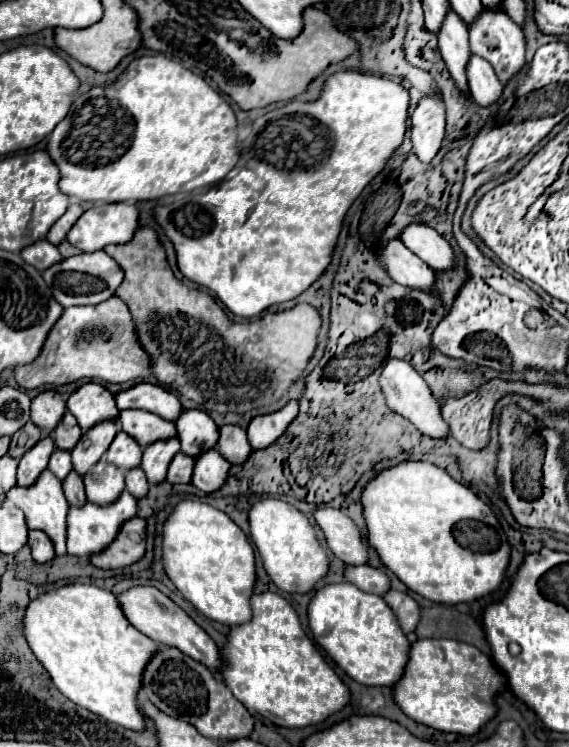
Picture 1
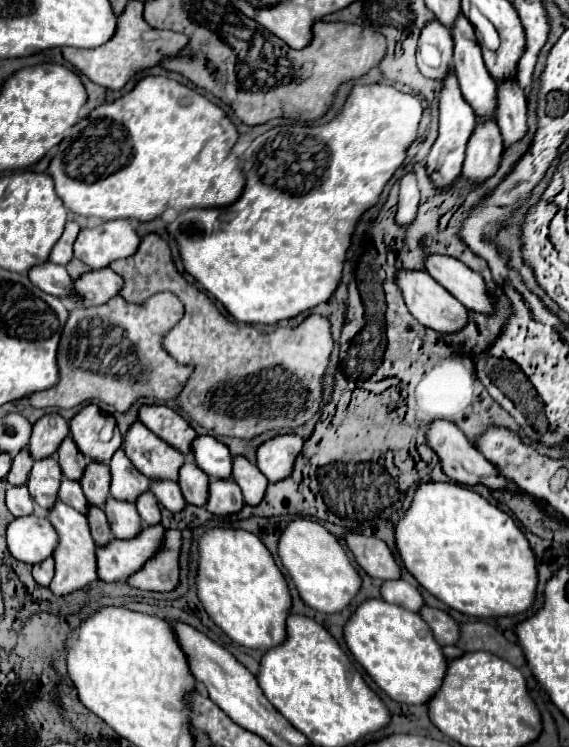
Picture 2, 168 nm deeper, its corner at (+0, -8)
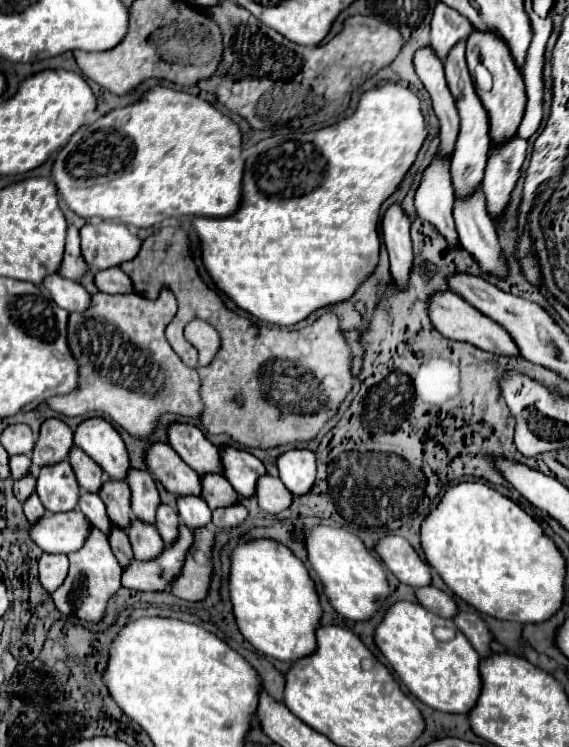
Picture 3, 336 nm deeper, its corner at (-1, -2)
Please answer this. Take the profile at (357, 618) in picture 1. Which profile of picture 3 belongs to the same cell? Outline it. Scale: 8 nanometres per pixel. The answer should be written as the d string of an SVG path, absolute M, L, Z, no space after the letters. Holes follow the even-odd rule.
M397 602L377 626L375 642L383 656L391 662L395 674L421 702L441 712L469 714L483 686L479 672L481 656L467 642L467 636L459 628L453 640L441 642L433 634L435 626L455 628L453 620L439 618L417 602Z

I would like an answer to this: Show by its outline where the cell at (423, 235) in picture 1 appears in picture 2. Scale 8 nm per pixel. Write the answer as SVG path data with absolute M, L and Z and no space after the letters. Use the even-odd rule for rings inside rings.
M426 256L424 270L442 284L454 298L458 298L468 310L474 312L490 312L494 302L486 292L482 274L466 268L460 260L452 256Z

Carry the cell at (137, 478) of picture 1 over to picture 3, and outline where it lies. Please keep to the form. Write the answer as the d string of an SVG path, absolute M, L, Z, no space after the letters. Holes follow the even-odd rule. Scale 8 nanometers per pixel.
M165 504L157 508L157 530L165 542L175 542L175 534L179 534L179 516L173 508Z

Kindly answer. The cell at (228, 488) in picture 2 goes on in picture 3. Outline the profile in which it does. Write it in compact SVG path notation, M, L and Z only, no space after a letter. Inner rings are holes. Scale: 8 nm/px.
M243 504L231 506L231 508L221 508L221 510L213 510L213 524L221 530L231 530L235 526L239 526L243 520L247 518L247 508Z

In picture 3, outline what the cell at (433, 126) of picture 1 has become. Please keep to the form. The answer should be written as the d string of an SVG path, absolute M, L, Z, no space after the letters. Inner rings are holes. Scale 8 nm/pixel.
M395 204L383 216L383 242L391 260L391 278L399 290L399 284L407 284L413 266L413 250L409 236L411 220L405 216L403 208Z

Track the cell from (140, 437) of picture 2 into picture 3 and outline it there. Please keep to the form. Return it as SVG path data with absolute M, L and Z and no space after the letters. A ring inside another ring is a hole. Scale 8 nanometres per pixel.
M153 444L147 452L147 466L167 492L175 496L201 496L199 474L195 474L169 444Z

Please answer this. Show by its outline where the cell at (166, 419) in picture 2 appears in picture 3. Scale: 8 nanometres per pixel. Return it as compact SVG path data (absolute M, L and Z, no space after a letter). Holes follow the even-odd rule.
M173 424L169 428L169 442L173 450L199 474L223 476L223 462L219 450L205 438L205 434L191 424Z

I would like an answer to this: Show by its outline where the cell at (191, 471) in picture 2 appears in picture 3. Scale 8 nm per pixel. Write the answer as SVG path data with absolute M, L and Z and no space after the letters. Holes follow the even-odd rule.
M217 474L201 476L201 484L203 484L203 500L207 502L211 510L221 508L221 506L233 506L235 502L241 502L233 486Z

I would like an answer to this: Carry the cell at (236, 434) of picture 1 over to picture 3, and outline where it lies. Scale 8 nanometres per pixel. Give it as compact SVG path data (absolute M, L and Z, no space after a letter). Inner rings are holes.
M269 474L259 478L255 498L257 498L259 506L269 514L279 514L285 508L289 508L293 502L293 494L283 486L283 482Z

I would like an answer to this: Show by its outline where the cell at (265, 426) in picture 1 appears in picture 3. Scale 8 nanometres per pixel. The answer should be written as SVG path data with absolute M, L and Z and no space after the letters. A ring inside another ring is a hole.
M289 450L277 458L281 482L297 496L303 496L315 484L317 460L309 450Z

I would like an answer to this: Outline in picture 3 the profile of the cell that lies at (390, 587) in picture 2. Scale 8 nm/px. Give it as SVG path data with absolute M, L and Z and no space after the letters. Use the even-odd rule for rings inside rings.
M425 586L421 590L415 590L415 594L419 598L419 604L423 604L427 610L441 618L453 618L457 614L455 600L435 586Z

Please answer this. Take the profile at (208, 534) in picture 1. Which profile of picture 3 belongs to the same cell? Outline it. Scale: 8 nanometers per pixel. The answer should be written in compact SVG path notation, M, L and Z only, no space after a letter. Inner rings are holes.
M263 538L237 546L231 562L229 588L237 626L245 640L259 652L277 660L297 662L317 650L315 630L323 616L319 594L305 562L285 544Z

